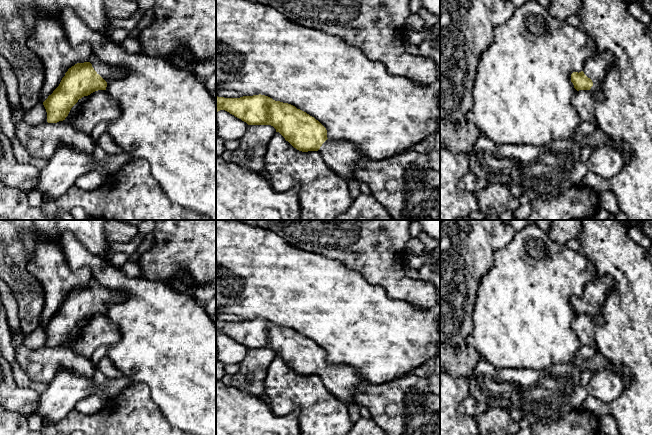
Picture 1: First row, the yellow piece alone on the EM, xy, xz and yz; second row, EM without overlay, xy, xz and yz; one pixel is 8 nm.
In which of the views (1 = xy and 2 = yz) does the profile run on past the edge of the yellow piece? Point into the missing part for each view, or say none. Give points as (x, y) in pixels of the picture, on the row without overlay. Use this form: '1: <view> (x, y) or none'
1: xy (106, 296)
2: yz (596, 292)

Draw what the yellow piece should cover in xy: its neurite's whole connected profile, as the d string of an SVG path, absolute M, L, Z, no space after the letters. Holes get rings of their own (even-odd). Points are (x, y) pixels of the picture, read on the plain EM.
M94 278L88 286L75 288L68 293L59 310L43 326L47 346L65 344L79 323L95 315L106 314L110 303L124 302L126 298L124 293L103 288Z

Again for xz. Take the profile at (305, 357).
M216 319L216 337L225 334L248 349L271 349L294 372L318 375L326 389L344 405L356 405L356 388L366 381L352 367L327 362L326 352L295 330L265 319L224 322Z

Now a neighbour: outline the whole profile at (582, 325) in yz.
M579 314L572 322L572 329L581 346L595 345L594 327L597 323L603 323L602 316L591 316L590 314Z

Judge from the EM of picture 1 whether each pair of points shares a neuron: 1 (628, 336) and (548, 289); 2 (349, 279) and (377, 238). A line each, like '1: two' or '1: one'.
1: two
2: two

